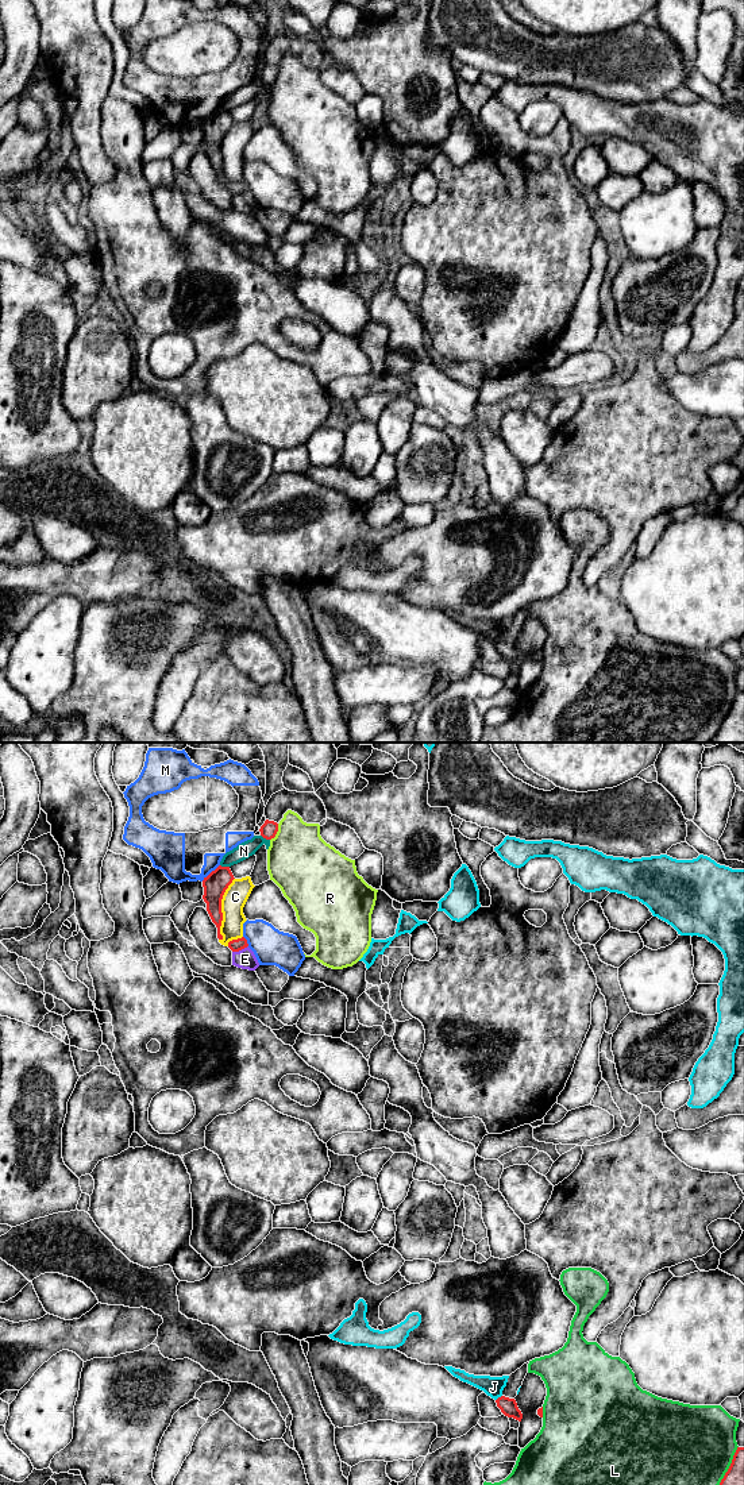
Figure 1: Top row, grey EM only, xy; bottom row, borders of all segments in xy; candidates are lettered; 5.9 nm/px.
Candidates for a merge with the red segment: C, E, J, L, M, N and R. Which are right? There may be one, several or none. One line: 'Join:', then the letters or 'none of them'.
Join: none of them

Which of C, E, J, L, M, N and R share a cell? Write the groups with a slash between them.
C / E / J / L / M / N / R

